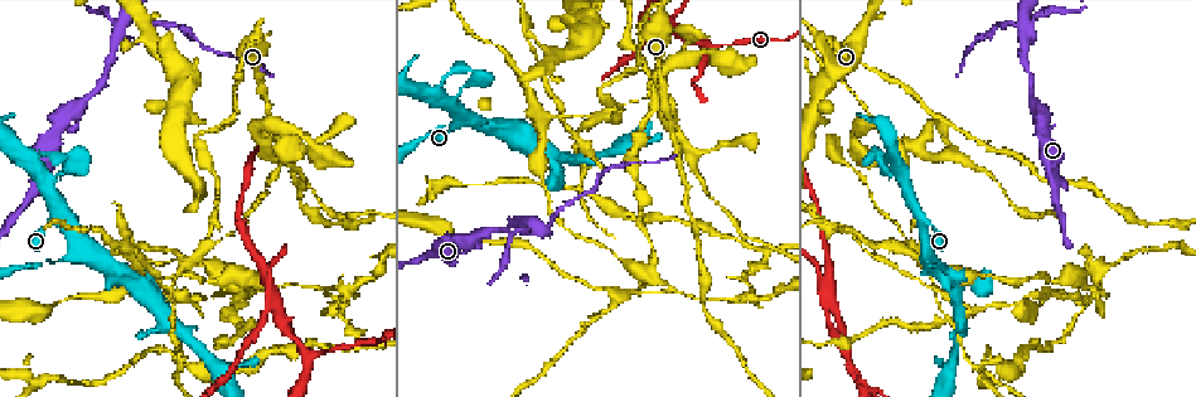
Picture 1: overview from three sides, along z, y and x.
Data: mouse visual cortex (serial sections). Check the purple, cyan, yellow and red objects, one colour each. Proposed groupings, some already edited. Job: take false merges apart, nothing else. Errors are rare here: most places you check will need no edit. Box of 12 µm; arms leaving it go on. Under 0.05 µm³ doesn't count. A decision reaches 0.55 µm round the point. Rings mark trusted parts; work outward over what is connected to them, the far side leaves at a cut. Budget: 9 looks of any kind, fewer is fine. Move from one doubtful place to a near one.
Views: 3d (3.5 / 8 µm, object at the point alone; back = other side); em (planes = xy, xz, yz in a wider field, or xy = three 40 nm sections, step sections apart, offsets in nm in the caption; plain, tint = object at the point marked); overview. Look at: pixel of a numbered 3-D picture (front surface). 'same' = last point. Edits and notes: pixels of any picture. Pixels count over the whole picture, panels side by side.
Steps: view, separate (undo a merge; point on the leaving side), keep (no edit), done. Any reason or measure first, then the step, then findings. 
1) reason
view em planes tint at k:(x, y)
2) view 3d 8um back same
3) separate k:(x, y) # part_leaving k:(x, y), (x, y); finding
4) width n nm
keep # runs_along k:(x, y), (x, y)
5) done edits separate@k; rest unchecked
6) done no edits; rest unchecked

view 3d 3.5um at 1:(1025, 38)

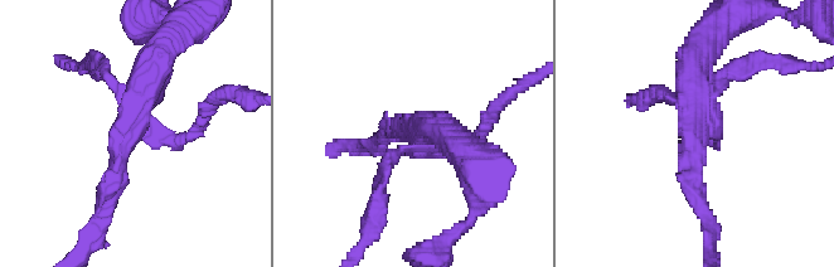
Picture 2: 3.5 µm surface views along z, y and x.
arms 4; arm_widths 100, 150, 250, 400 nm
view em xy step 3 tint at 2:(413, 141)

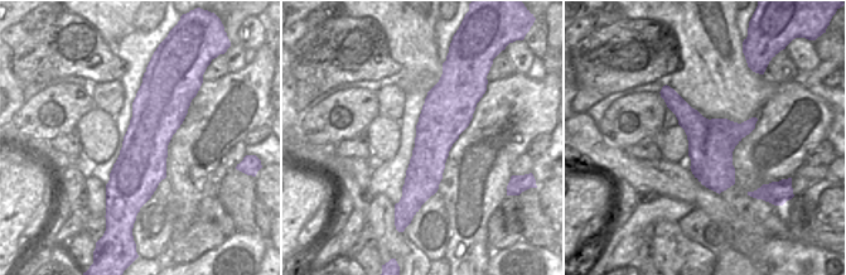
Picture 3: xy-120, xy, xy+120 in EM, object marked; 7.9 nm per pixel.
separate 2:(732, 74) # part_leaving 2:(148, 134), (189, 137), (232, 96); a second cell is stuck on

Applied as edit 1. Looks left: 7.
see it whole again
view overview

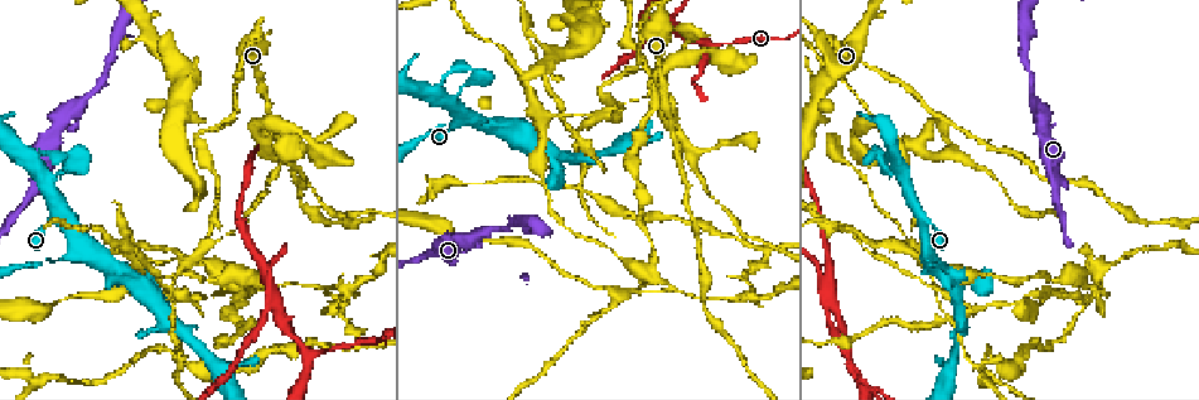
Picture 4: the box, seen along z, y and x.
view 3d 3.5um at 4:(267, 112)

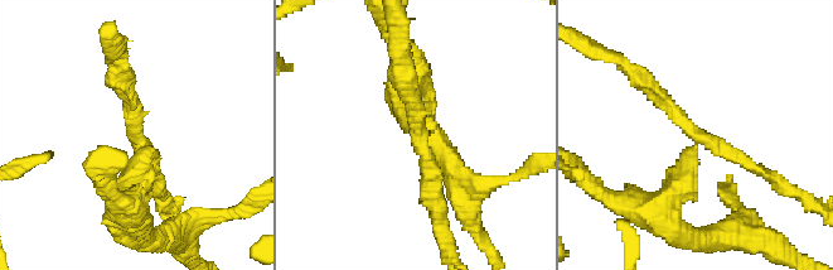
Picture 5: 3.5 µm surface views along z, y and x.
arms 3; arm_widths 200, 200, 350 nm
view em xy step 1 tint at 5:(697, 136)

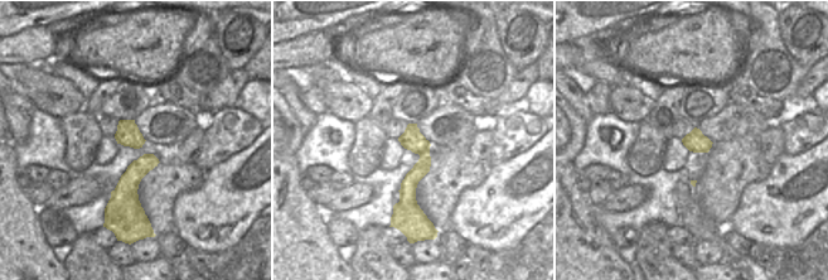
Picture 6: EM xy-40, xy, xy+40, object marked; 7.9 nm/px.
another direction
view em xy step 5 tint same

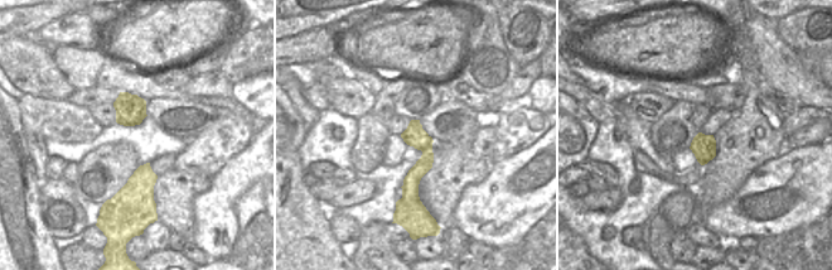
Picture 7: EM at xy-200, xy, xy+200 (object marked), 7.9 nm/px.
separate 5:(688, 183) # part_leaving 5:(693, 145), (664, 211), (615, 199); a second cell is stuck on

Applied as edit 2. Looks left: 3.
redraw
view overview

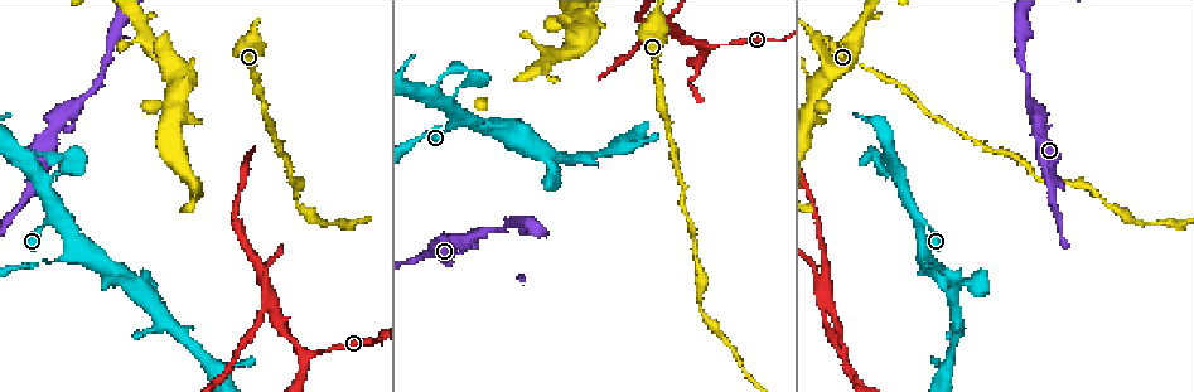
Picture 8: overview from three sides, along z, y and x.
three-way junction
view 3d 3.5um at 8:(79, 247)

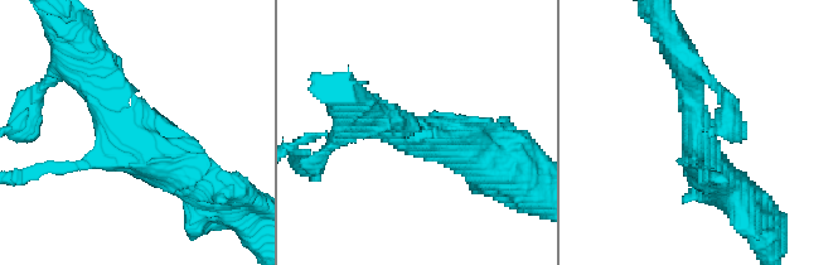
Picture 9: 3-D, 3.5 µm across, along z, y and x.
arms 3; arm_widths 100, 300, 500 nm
view em xy step 3 tint at 9:(412, 136)

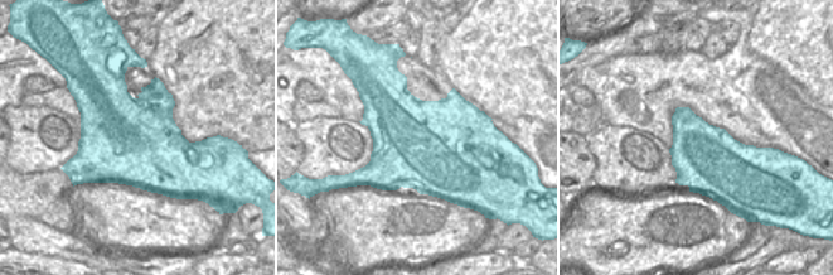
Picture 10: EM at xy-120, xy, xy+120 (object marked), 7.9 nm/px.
keep # runs_along 9:(71, 72), (153, 158), (195, 181); continuous, no second cell

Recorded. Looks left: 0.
done edits separate@2, separate@5; rest unchecked

